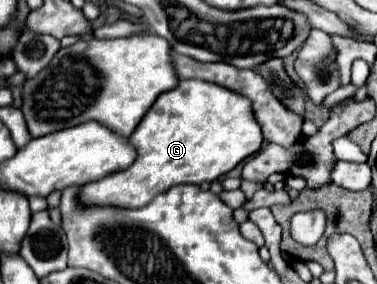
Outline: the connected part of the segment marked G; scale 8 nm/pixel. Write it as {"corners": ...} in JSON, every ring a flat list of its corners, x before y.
{"corners":[[186,79,180,81,172,91,162,93,154,105,148,109,136,131,128,137,128,143,136,149,138,157,136,161,118,173,112,173,104,179,98,179,94,183,84,185,78,191,80,205,88,207,124,207,124,209,138,209,148,205,156,195,162,191,168,191,174,185,192,183,200,185,204,181,212,183,220,179,224,173,232,171,240,161,254,155,262,147,262,131,258,123,252,117,250,101,238,93,232,93,224,87,218,87,214,83,198,81,198,79]]}

